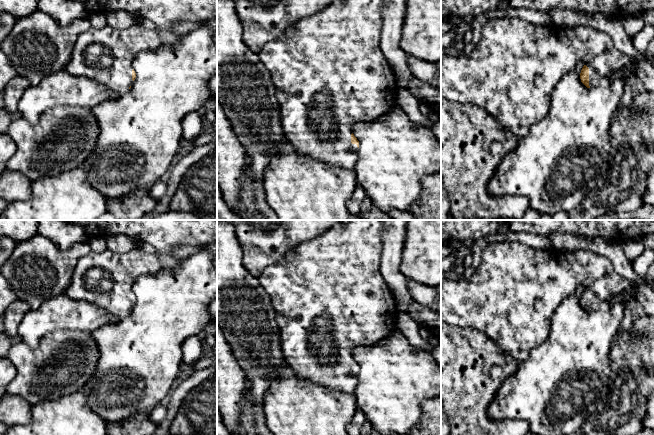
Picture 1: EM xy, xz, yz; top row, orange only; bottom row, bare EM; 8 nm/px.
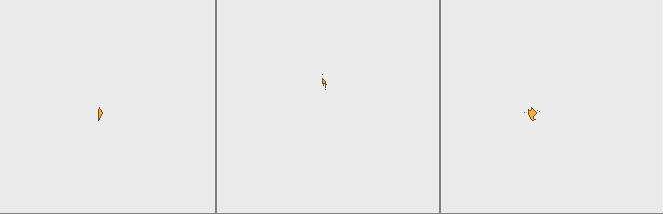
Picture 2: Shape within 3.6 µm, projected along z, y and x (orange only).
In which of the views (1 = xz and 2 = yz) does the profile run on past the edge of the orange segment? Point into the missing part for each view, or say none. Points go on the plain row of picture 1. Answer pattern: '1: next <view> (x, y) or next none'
1: next xz (329, 295)
2: next yz (514, 293)

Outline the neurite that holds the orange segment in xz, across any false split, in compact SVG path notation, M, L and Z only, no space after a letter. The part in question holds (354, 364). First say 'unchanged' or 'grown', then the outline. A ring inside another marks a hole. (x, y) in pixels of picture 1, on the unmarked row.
grown; M383 220L338 222L322 236L289 250L258 278L275 310L285 360L298 378L354 394L359 365L352 357L353 349L357 345L377 344L396 330L397 304L380 271L384 231Z

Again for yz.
grown; M518 242L488 244L481 253L481 261L470 278L456 281L444 278L441 281L441 322L452 326L473 327L485 333L502 350L510 354L518 363L529 358L530 352L545 341L549 334L551 320L562 302L583 288L581 306L587 311L595 311L605 300L628 290L633 282L619 275L610 260L588 250L573 252L534 249Z

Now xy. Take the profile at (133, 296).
grown; M139 247L117 254L109 250L89 252L80 258L65 294L75 300L86 301L110 312L117 320L124 319L132 310L136 297L132 287L142 275L156 274L162 268L156 253L149 254Z

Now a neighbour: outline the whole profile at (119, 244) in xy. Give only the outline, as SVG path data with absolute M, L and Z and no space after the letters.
M123 234L106 237L107 250L122 254L139 247L139 243L129 236Z

